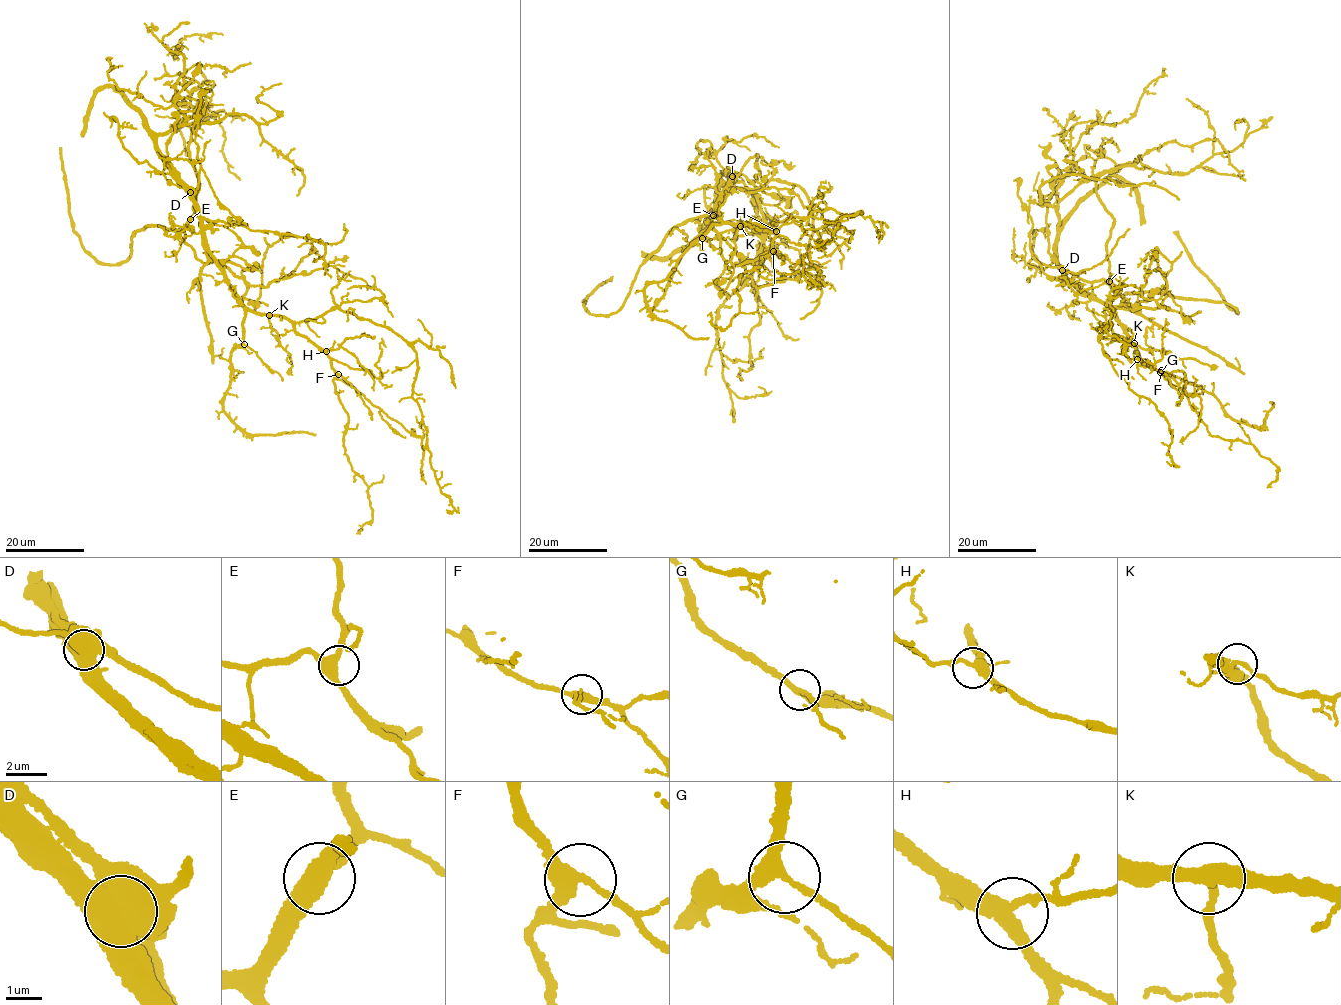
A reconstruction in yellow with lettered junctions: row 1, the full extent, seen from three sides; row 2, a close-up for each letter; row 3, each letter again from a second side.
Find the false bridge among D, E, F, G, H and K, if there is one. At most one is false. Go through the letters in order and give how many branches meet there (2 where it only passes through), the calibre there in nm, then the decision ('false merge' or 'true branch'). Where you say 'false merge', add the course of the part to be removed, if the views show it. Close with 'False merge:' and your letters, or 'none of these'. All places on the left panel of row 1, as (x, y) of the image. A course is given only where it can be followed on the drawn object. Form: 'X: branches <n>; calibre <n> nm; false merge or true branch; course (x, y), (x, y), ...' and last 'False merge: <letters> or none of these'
D: branches 3; calibre 750 nm; false merge; course (190, 192), (199, 215), (192, 215), (183, 229), (139, 229), (126, 261), (102, 265), (74, 230), (61, 147)
E: branches 3; calibre 400 nm; true branch
F: branches 3; calibre 340 nm; true branch
G: branches 3; calibre 280 nm; true branch
H: branches 3; calibre 320 nm; true branch
K: branches 3; calibre 300 nm; true branch
False merge: D

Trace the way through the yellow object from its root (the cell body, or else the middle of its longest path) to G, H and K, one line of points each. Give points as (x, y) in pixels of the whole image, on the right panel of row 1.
G: (1119, 319), (1138, 356), (1160, 372)
H: (1119, 319), (1127, 340), (1133, 345), (1127, 342), (1137, 351), (1137, 359)
K: (1119, 319), (1127, 340), (1134, 343)

